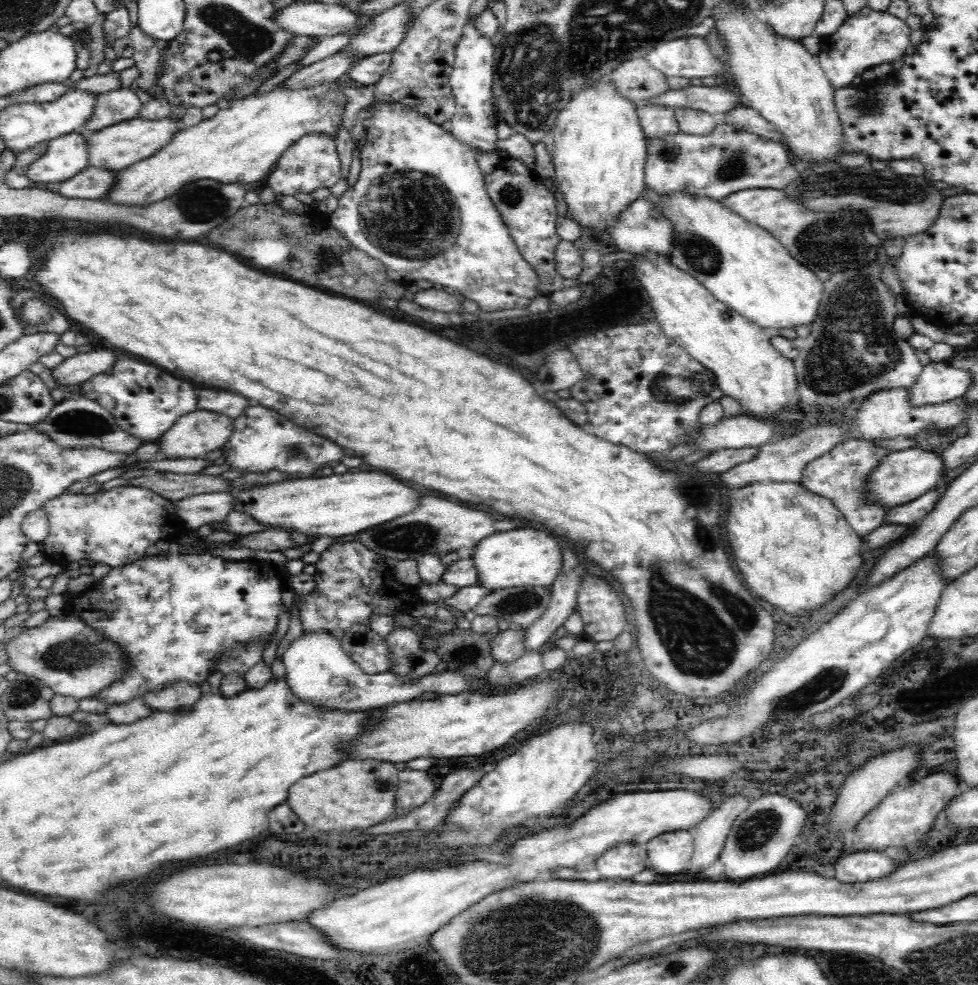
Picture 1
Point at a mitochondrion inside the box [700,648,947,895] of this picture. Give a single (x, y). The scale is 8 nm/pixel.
(825, 684)

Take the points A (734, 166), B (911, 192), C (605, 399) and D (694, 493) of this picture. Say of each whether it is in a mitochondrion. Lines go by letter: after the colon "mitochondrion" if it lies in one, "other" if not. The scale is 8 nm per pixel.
A: mitochondrion
B: mitochondrion
C: other
D: mitochondrion

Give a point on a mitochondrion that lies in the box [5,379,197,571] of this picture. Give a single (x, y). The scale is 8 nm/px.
(76, 423)

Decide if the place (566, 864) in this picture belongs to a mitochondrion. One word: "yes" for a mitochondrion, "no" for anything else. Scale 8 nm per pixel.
no

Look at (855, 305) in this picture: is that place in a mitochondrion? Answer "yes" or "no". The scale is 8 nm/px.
yes

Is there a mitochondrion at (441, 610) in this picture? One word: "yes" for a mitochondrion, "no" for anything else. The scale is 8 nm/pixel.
no

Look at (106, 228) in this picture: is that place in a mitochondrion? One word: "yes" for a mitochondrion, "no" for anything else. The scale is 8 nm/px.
no

